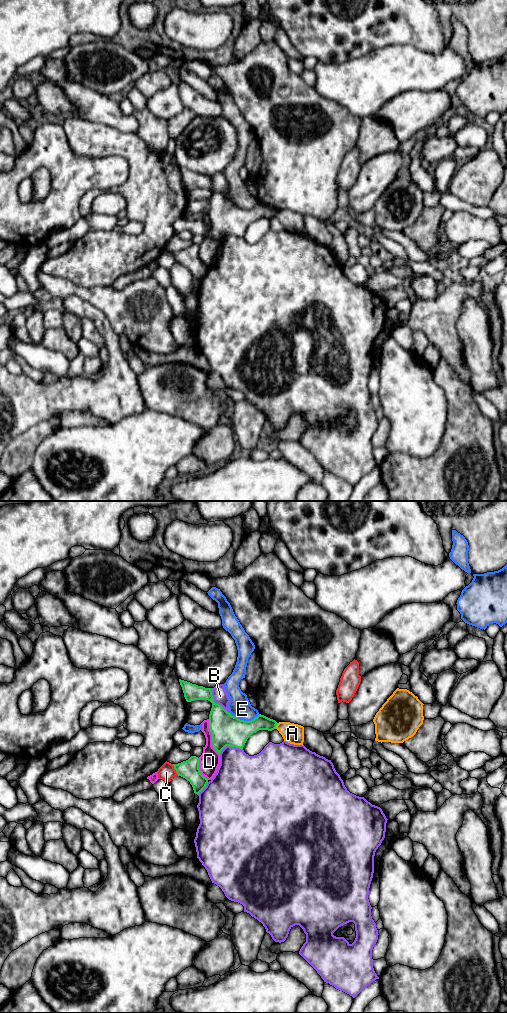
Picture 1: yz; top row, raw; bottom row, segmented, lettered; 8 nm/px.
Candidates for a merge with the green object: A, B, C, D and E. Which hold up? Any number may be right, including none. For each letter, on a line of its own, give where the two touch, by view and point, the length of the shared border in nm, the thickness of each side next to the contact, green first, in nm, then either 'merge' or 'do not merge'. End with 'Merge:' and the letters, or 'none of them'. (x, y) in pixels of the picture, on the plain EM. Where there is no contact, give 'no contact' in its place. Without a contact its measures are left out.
A: contact yz (275, 214); length 50 nm; calibres 140 and 160 nm; do not merge
B: contact yz (218, 192); length 300 nm; calibres 260 and 120 nm; do not merge
C: contact yz (175, 257); length 110 nm; calibres 160 and 140 nm; do not merge
D: contact yz (212, 224); length 300 nm; calibres 260 and 170 nm; do not merge
E: contact yz (247, 209); length 200 nm; calibres 260 and 170 nm; do not merge
Merge: none of them

